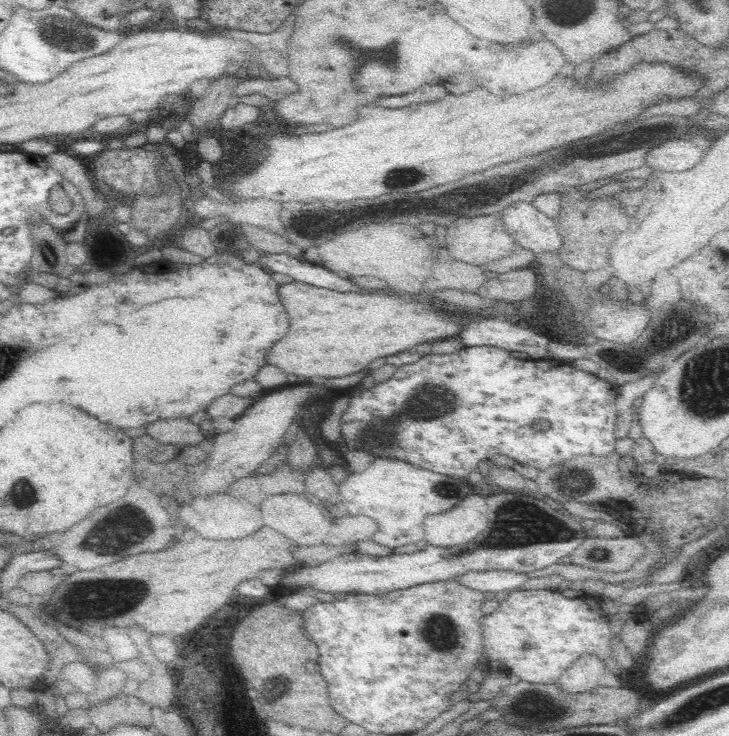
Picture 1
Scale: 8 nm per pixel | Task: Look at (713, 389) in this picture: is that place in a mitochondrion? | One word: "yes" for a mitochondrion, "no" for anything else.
yes

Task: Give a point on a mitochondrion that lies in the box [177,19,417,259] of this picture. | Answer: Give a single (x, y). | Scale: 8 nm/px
(360, 56)

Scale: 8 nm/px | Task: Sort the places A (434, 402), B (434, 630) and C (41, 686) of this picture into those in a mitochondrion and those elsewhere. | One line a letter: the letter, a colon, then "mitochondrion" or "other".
A: mitochondrion
B: mitochondrion
C: other

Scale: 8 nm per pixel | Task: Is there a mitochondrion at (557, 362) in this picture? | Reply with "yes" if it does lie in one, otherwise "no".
no

